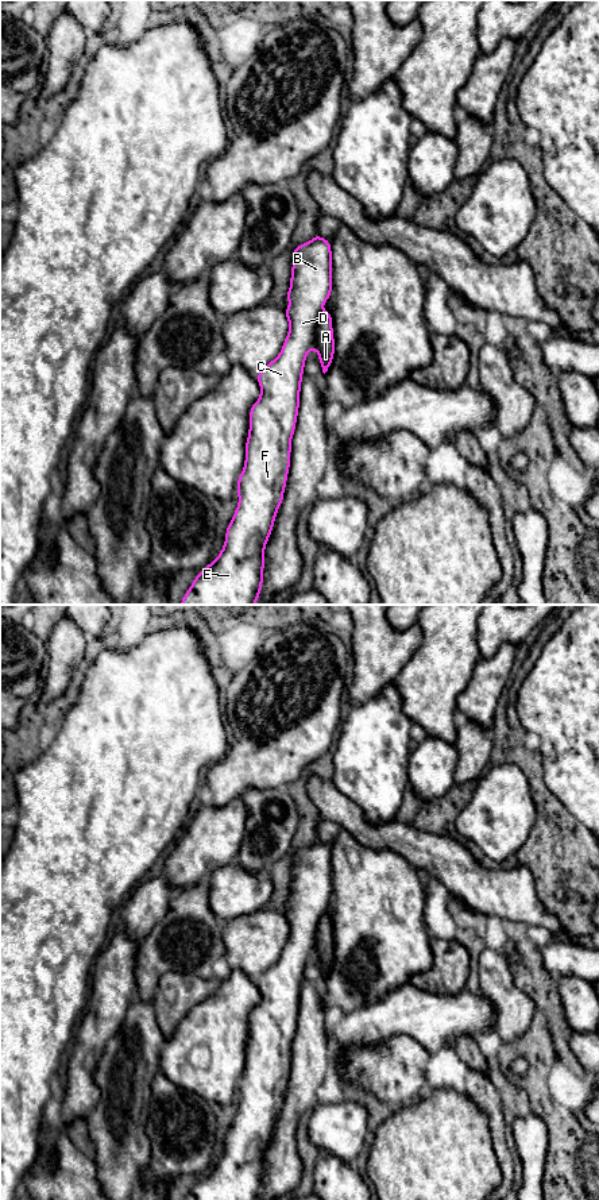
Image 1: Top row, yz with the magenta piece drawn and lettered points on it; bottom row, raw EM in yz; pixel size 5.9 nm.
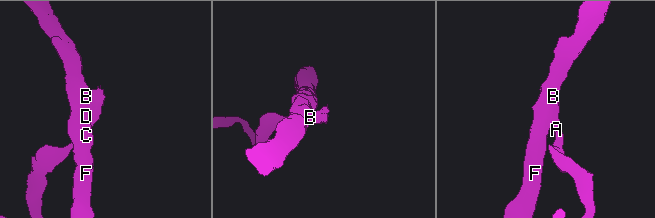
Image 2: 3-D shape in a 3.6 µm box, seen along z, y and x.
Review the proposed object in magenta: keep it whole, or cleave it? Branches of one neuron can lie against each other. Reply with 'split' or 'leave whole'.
split

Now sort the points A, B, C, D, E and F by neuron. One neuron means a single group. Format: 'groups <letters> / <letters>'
groups A / B C D E F

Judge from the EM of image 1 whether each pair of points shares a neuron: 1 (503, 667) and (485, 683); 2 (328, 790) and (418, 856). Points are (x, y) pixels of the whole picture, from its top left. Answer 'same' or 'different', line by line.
1: same
2: same

